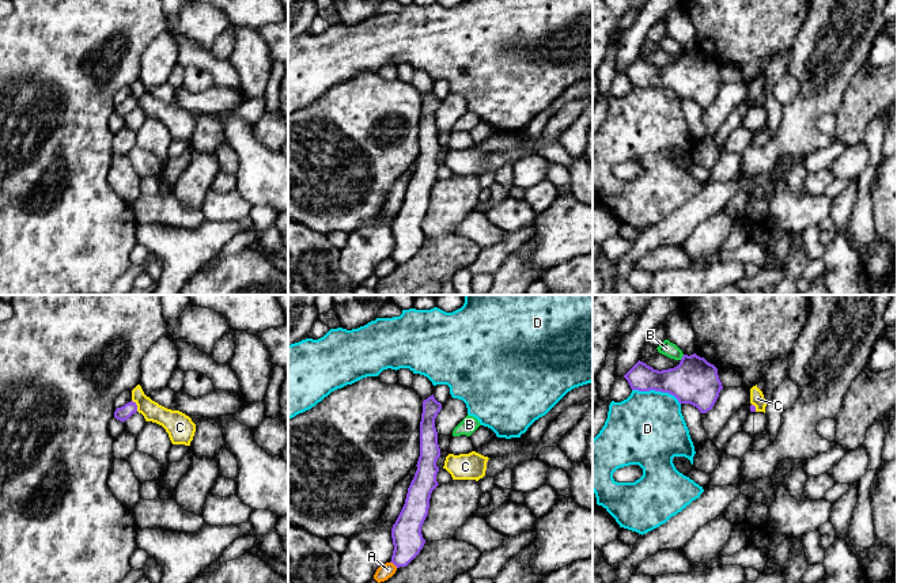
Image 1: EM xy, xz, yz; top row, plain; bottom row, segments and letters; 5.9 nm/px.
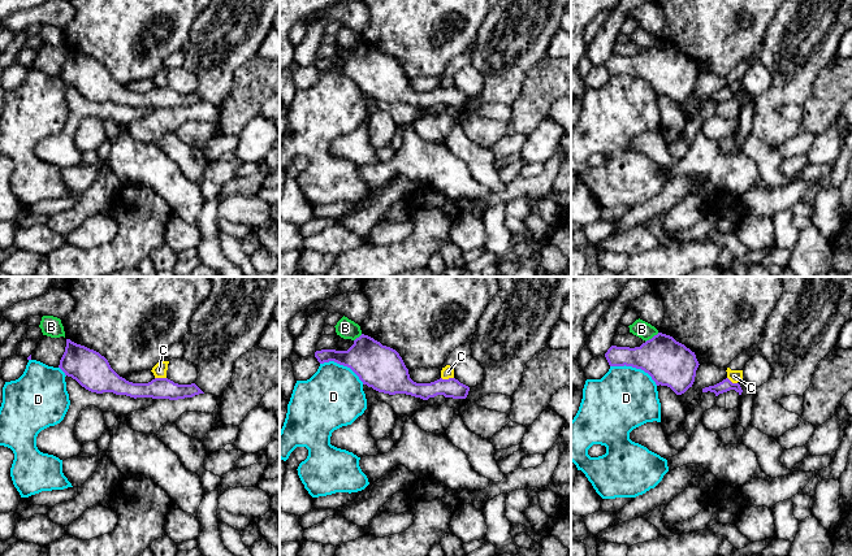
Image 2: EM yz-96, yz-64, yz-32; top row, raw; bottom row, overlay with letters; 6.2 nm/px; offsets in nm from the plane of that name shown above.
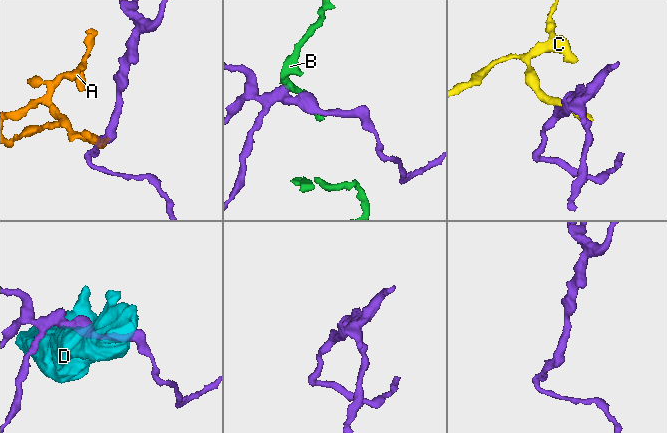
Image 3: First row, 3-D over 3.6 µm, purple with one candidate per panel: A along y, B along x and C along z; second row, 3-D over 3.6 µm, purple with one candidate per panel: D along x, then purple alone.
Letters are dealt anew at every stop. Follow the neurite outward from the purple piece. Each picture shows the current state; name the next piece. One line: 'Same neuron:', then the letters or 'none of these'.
Same neuron: none of these

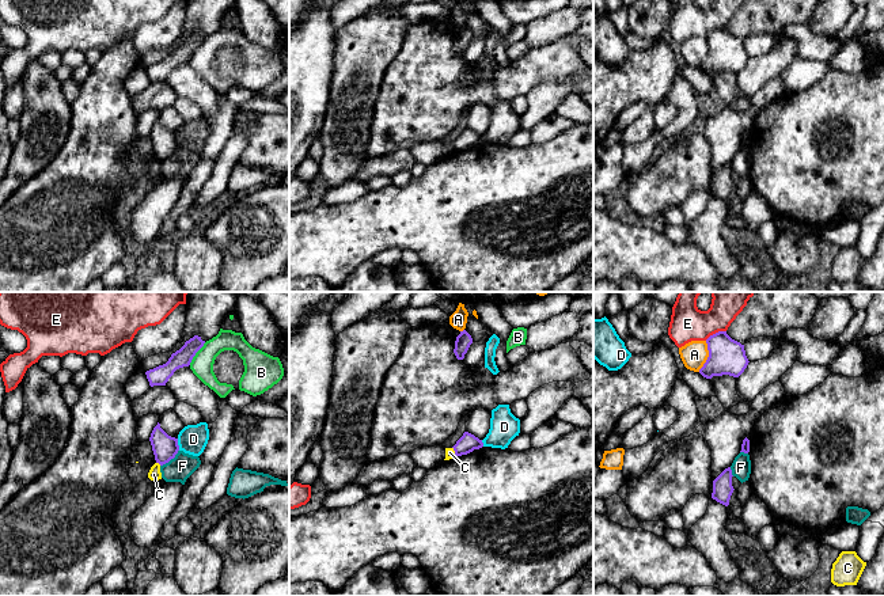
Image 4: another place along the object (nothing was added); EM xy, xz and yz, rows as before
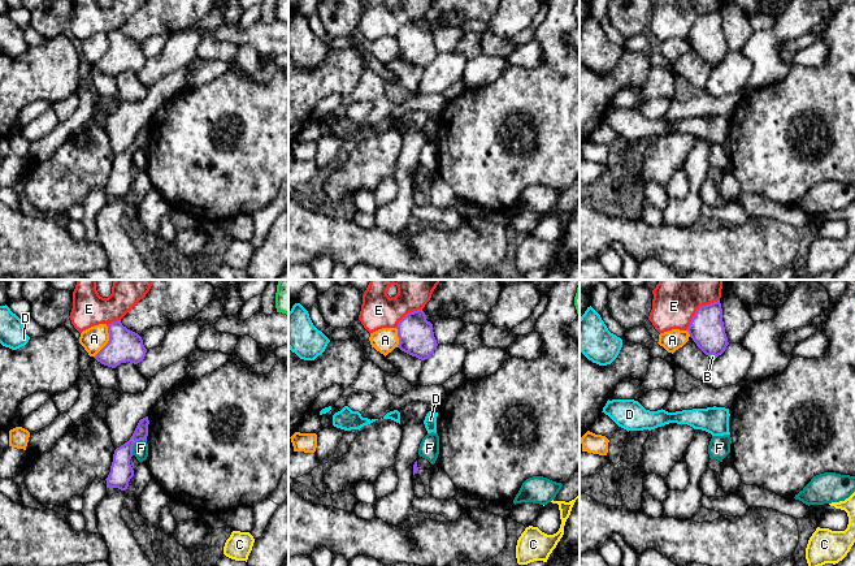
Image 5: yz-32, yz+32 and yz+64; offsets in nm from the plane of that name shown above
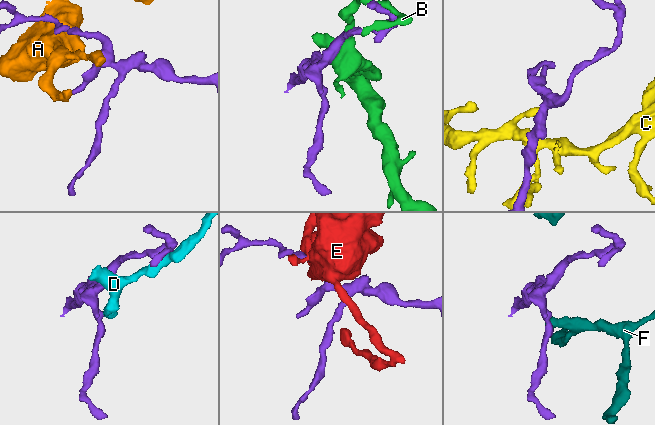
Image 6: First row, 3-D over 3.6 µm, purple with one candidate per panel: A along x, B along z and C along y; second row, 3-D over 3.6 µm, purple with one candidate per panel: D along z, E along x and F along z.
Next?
Same neuron: none of these

